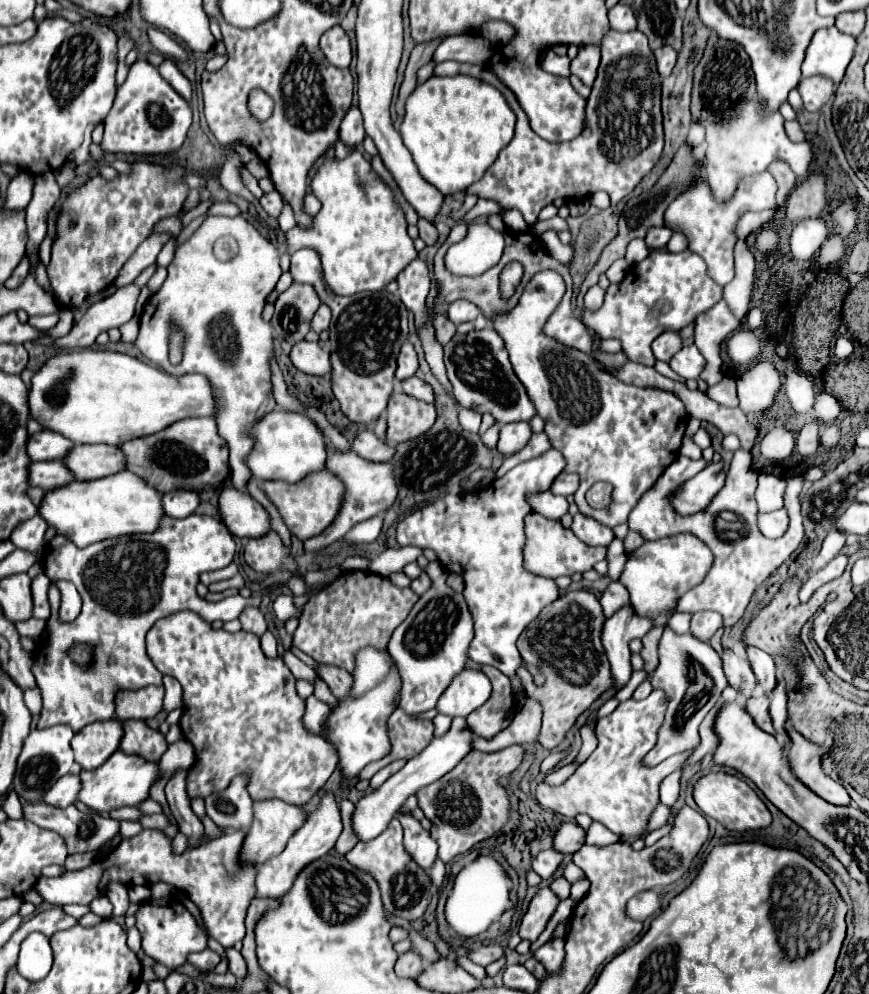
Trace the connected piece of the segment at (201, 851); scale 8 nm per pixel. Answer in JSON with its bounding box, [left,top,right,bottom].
[36,828,256,948]

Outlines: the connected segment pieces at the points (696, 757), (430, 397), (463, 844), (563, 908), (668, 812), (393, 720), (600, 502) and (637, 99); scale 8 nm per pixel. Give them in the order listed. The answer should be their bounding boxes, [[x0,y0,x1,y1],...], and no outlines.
[[683,702,724,768],[402,376,434,404],[416,745,525,864],[532,898,577,952],[648,804,672,832],[360,708,434,778],[586,482,612,508],[434,30,664,224]]

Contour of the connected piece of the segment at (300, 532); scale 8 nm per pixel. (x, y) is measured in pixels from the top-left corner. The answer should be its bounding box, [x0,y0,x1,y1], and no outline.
[264,470,346,540]

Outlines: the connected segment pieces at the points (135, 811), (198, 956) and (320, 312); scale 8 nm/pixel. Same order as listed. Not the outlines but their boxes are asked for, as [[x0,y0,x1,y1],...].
[[110,806,144,822],[188,948,220,970],[312,304,330,334]]

